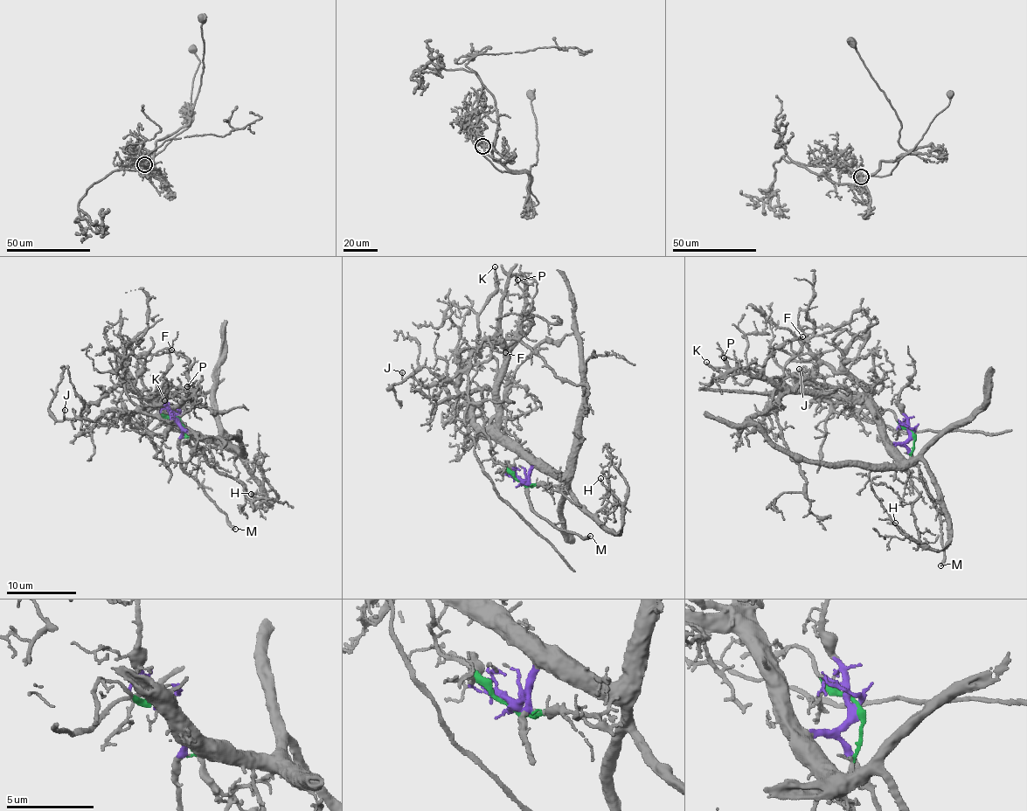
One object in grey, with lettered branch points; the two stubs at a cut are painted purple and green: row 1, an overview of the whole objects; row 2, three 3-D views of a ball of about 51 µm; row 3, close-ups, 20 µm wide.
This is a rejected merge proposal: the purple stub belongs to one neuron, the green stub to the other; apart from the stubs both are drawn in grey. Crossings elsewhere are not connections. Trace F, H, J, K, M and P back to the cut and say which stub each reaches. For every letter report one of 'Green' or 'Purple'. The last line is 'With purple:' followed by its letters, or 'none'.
F: Purple
H: Purple
J: Green
K: Green
M: Purple
P: Purple
With purple: F, H, M, P

